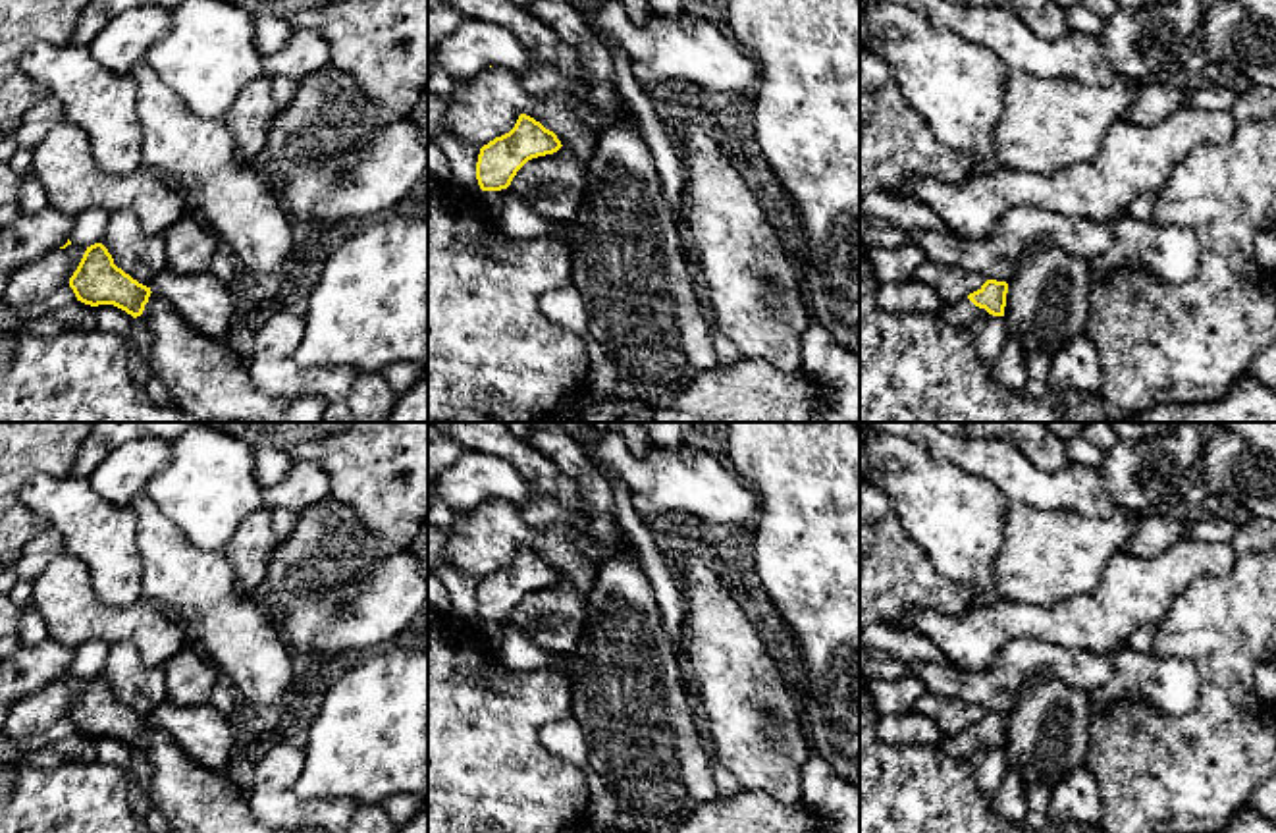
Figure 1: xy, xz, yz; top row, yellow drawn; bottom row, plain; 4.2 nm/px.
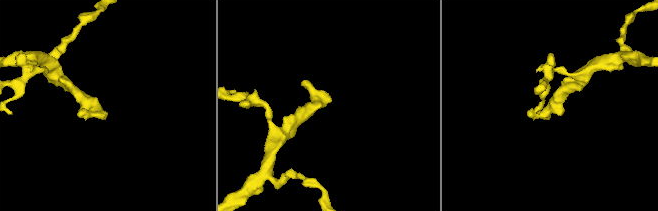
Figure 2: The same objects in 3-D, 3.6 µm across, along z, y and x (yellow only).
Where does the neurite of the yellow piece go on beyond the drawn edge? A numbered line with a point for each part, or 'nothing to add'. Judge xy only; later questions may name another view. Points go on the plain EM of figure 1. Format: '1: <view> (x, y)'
nothing to add

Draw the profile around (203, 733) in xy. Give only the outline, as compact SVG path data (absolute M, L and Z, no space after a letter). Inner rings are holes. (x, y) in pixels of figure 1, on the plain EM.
M162 700L148 719L202 767L224 771L229 764L235 744L233 727L229 715L220 713L214 706L183 708Z

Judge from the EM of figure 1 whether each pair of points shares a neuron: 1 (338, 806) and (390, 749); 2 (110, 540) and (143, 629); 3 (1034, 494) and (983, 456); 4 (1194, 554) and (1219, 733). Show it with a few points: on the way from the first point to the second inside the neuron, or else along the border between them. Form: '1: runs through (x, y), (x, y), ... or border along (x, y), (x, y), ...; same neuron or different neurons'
1: border along (297, 797), (347, 797), (359, 803); different neurons
2: border along (91, 585), (114, 606), (132, 606), (141, 596); different neurons
3: runs through (1022, 483), (995, 461); same neuron
4: border along (1238, 556), (1226, 571), (1196, 577), (1167, 610); different neurons

